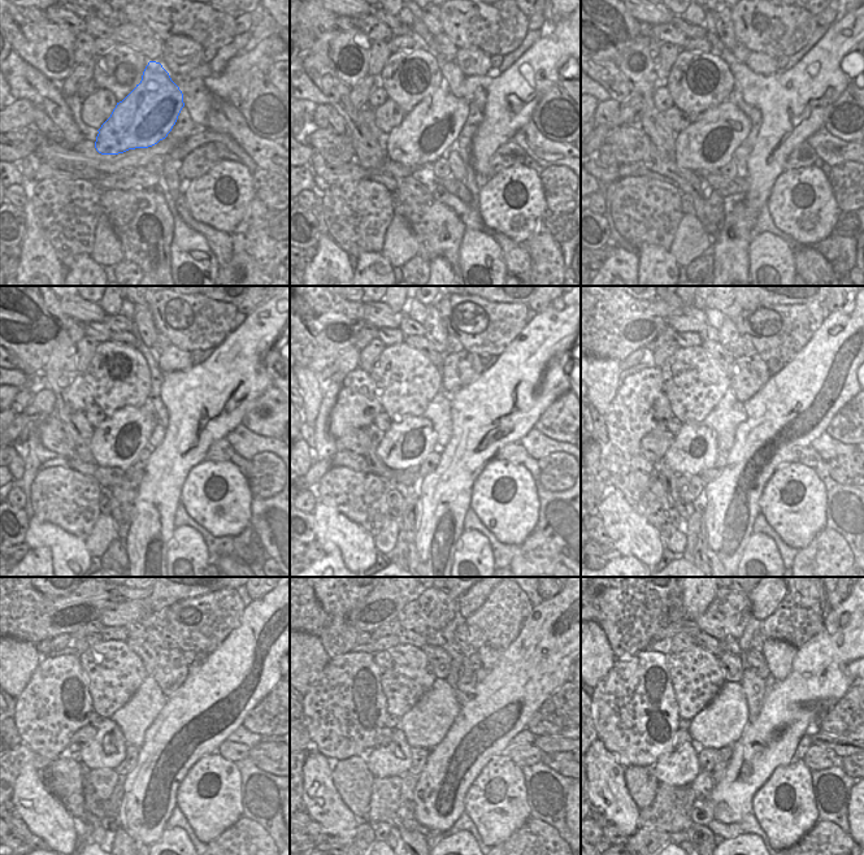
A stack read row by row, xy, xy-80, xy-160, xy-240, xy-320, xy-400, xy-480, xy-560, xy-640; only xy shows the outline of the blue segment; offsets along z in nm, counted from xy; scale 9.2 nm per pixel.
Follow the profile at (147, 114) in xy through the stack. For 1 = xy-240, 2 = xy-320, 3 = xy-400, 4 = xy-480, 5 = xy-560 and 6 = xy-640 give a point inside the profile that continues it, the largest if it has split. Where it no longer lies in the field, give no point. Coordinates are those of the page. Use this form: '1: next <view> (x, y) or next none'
1: next xy-240 (118, 439)
2: next xy-320 (406, 443)
3: next xy-400 (694, 450)
4: next xy-480 (108, 749)
5: next xy-560 (394, 759)
6: next xy-640 (678, 768)

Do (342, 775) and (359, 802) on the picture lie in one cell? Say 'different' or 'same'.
same

